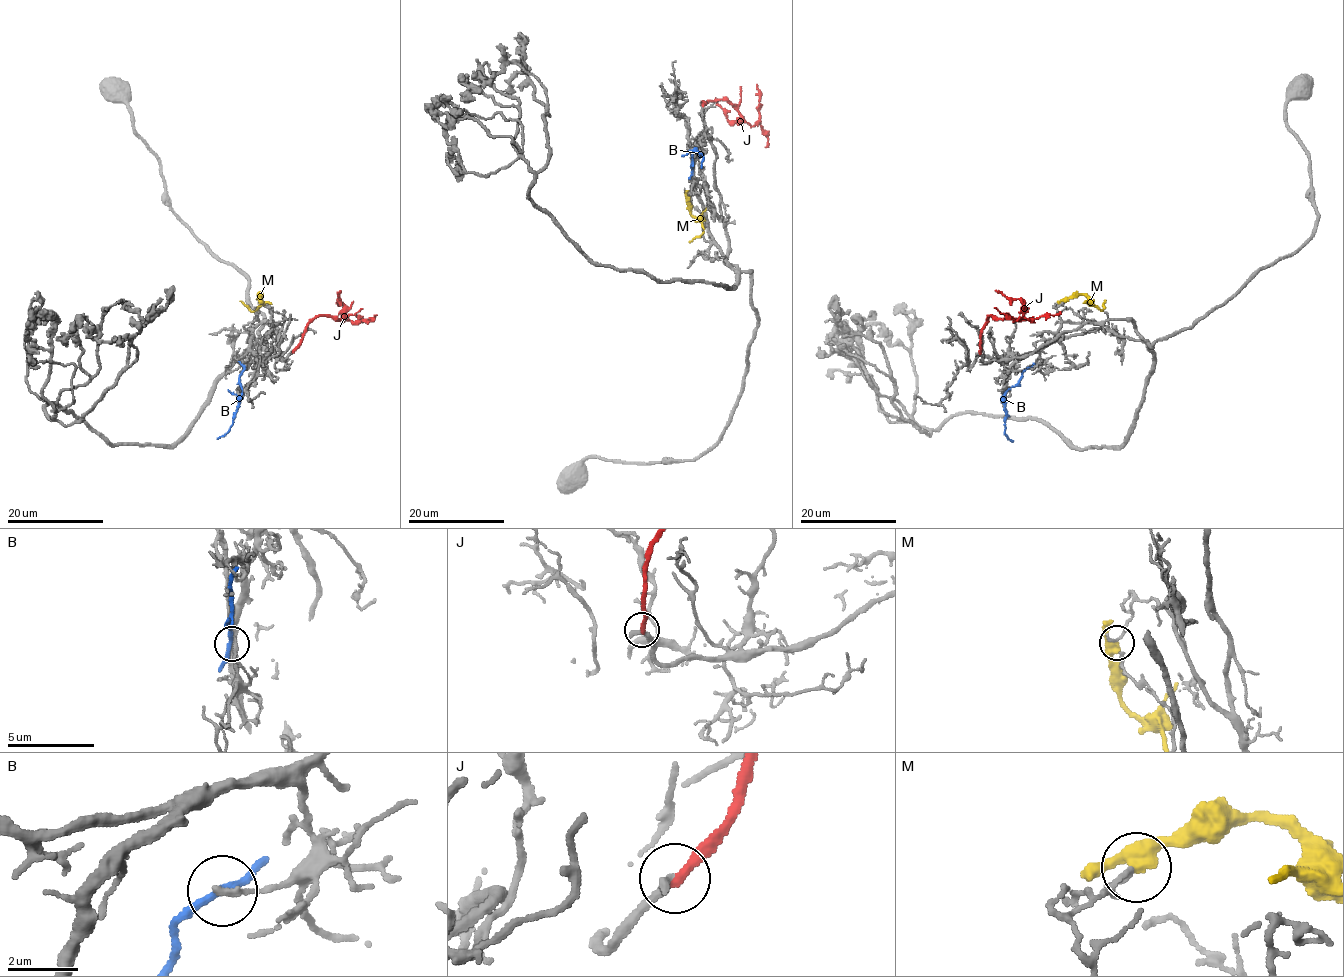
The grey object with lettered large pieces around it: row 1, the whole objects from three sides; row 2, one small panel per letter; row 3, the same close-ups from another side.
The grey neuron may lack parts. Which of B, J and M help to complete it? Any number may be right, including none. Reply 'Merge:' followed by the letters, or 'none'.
Merge: none

